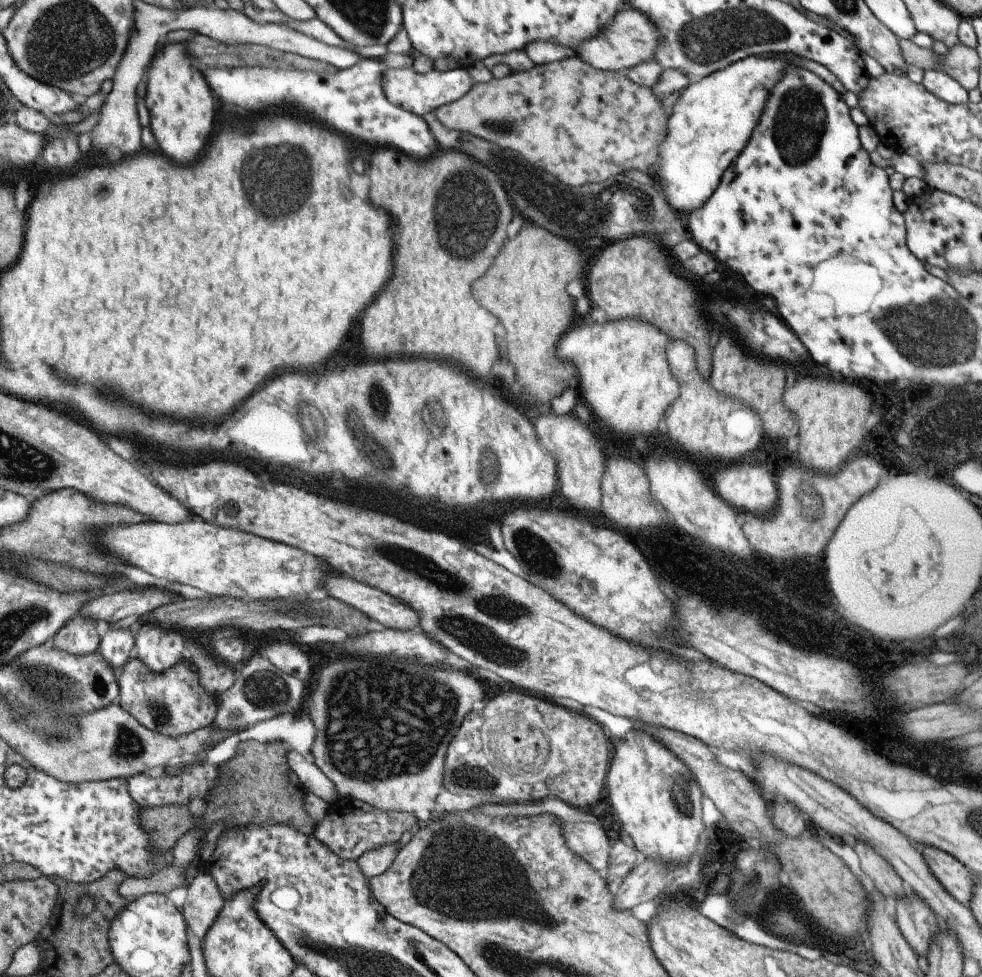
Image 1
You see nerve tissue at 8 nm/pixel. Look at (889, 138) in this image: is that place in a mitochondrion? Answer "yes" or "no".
no

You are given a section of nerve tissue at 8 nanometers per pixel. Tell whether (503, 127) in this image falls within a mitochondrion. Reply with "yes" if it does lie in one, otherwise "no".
yes

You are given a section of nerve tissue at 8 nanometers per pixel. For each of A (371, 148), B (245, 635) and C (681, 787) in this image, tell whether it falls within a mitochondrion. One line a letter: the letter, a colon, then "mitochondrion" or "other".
A: other
B: other
C: mitochondrion

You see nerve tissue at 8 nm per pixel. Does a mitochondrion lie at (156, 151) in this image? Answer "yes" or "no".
no

